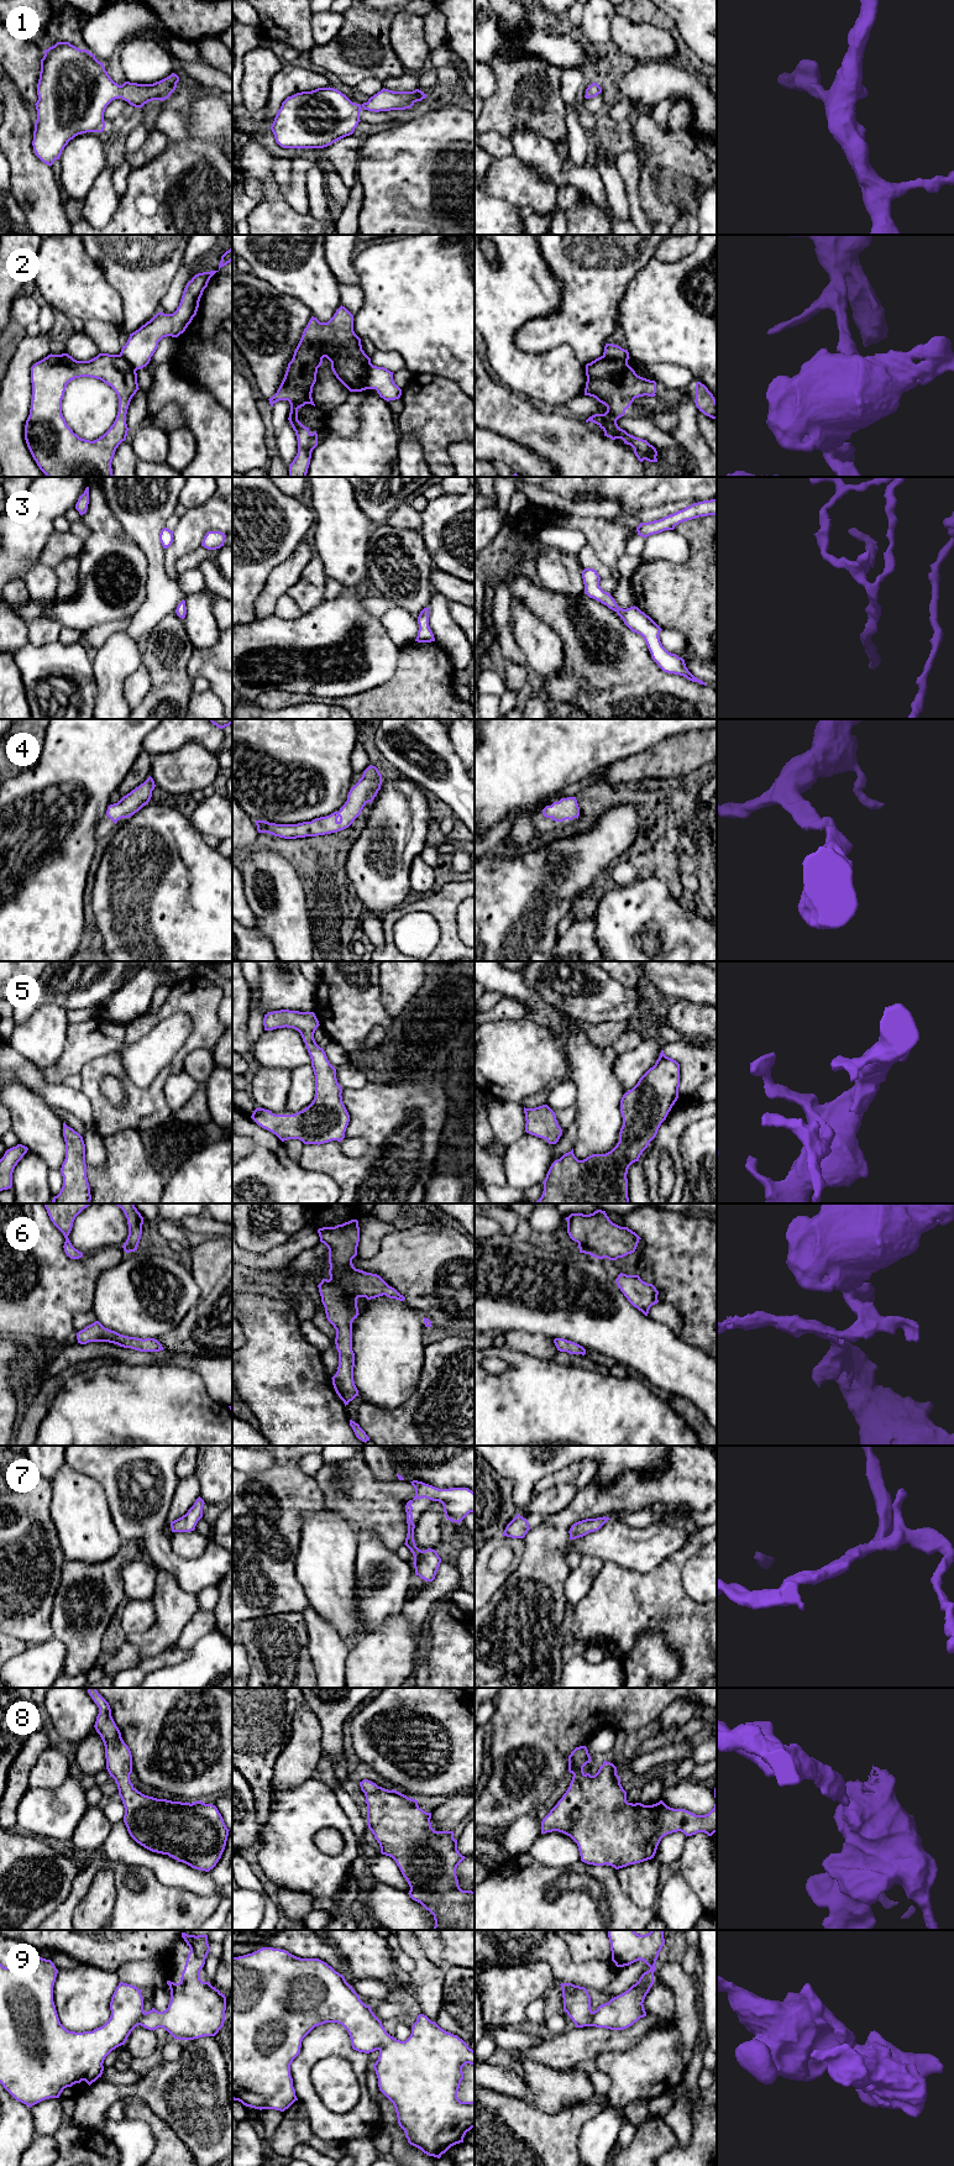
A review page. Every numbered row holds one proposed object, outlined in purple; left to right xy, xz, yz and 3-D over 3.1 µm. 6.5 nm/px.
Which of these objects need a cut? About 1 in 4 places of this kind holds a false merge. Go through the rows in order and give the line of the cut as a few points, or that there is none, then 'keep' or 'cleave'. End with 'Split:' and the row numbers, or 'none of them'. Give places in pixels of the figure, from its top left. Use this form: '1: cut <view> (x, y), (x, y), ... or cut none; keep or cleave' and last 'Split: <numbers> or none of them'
1: cut none; keep
2: cut xz (372, 365), (367, 371), (366, 388); cleave
3: cut none; keep
4: cut none; keep
5: cut none; keep
6: cut none; keep
7: cut none; keep
8: cut none; keep
9: cut none; keep
Split: 2

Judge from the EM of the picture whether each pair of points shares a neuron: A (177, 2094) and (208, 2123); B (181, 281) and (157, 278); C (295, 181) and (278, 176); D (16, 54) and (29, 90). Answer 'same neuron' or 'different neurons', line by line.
A: same neuron
B: different neurons
C: different neurons
D: same neuron

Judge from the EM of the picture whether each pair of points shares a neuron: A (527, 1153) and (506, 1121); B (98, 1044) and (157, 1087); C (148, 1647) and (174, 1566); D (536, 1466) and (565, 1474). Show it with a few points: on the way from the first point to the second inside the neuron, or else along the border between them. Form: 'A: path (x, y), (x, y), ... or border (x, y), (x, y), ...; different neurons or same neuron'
A: border (525, 1132), (507, 1148); different neurons
B: border (119, 1050), (94, 1057), (83, 1068); different neurons
C: border (158, 1569), (168, 1572), (184, 1590), (195, 1593); different neurons
D: border (548, 1475), (543, 1477), (533, 1487), (529, 1495); different neurons

